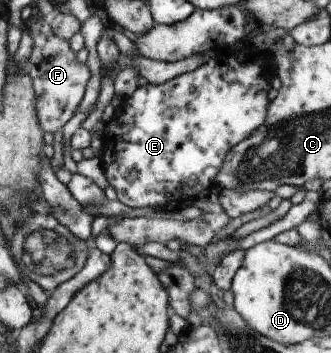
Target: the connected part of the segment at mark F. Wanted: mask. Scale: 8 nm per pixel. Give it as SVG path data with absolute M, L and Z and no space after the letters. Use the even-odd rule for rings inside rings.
M38 18L25 26L33 41L32 52L26 60L24 71L30 78L34 92L34 112L36 112L38 126L42 132L53 133L61 130L72 117L72 112L79 105L90 76L84 62L78 62L74 52L70 50L68 41L54 36L46 19Z

